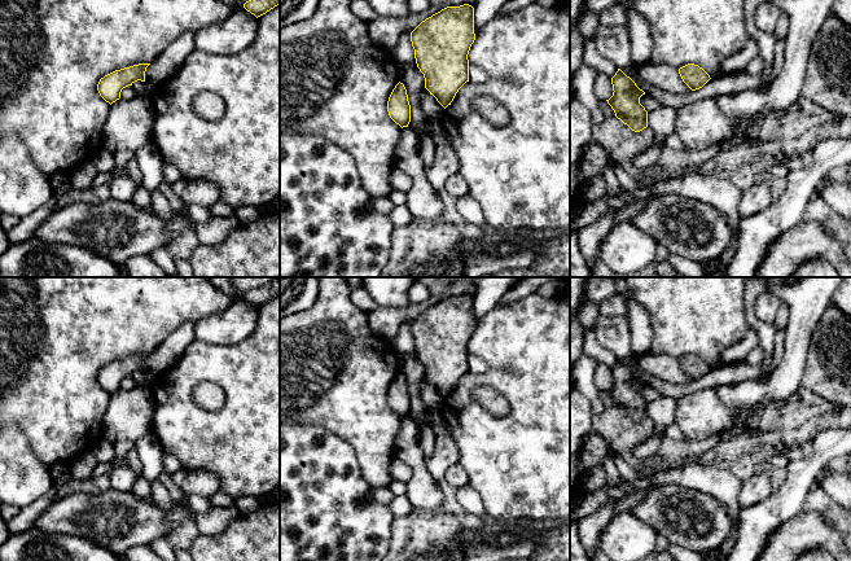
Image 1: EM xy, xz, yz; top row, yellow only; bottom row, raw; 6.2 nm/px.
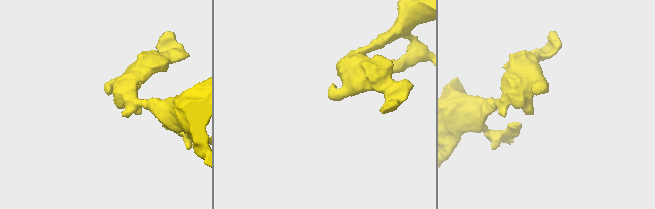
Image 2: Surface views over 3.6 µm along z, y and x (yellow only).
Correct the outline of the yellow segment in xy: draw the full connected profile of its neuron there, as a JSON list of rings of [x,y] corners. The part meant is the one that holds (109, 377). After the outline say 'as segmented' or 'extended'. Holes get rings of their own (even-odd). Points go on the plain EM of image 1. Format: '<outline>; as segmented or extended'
[[[139,354],[120,360],[115,360],[100,369],[97,381],[100,386],[110,395],[120,389],[123,378],[135,372],[145,372],[145,361],[150,354]]]; as segmented

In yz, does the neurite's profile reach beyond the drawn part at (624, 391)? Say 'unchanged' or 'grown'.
unchanged

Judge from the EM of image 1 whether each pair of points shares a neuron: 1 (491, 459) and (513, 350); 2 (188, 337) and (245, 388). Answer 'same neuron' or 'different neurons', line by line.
1: same neuron
2: different neurons

